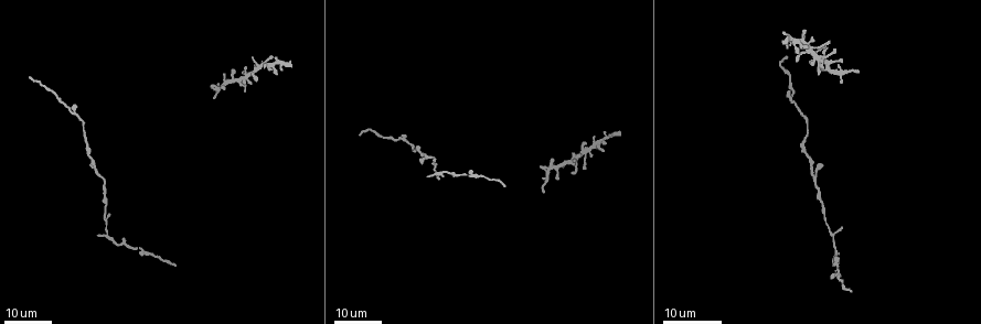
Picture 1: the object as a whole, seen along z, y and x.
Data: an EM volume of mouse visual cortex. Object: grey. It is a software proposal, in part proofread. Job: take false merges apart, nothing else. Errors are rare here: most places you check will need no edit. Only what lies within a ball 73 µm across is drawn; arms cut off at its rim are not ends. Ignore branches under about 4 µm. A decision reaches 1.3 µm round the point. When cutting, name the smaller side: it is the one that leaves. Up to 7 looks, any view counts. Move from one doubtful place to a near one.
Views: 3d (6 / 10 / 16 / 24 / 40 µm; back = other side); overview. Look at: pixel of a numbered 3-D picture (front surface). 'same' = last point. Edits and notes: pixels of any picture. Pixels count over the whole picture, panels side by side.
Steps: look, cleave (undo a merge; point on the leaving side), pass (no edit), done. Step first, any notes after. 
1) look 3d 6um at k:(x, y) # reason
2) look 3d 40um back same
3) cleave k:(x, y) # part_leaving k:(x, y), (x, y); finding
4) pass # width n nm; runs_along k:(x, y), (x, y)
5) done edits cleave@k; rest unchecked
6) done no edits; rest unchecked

look 3d 16um at 1:(836, 247) # thick turns thin

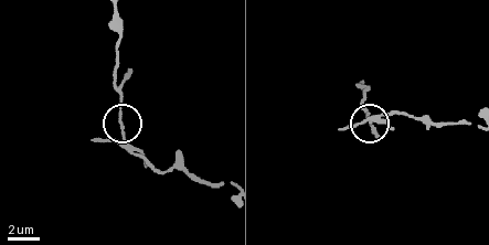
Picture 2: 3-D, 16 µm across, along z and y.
look 3d 10um at 2:(120, 128)

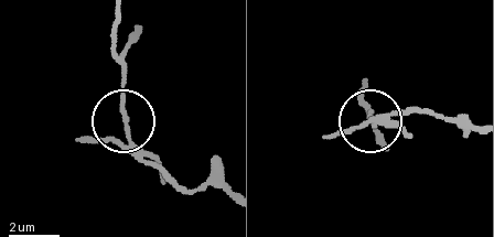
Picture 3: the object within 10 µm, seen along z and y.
cleave 3:(407, 137) # width 140 nm; two cells meet here

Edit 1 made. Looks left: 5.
look overview

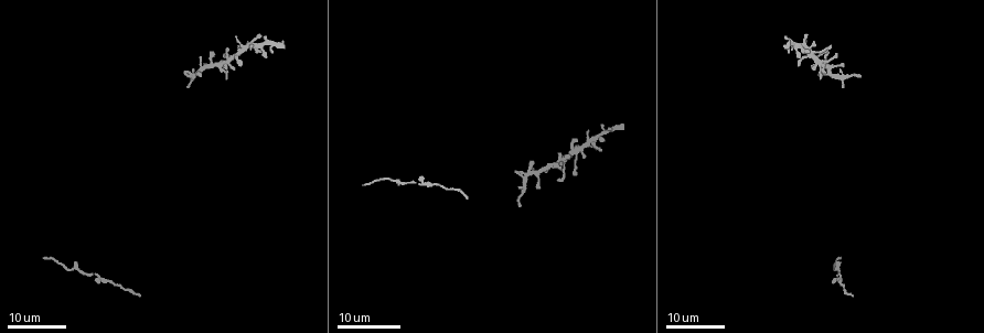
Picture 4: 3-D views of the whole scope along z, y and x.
look 3d 16um at 4:(422, 185) # thick turns thin

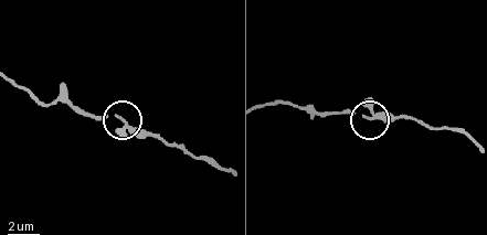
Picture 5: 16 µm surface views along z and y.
look 3d 6um at 5:(371, 119)

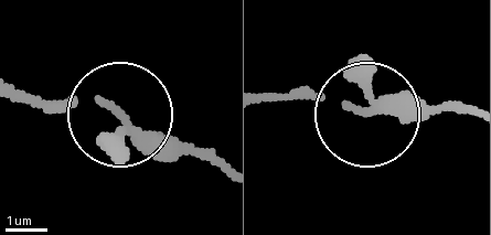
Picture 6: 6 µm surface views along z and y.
pass # width 200 nm; runs_along 6:(262, 99), (469, 109); continuous, no second cell

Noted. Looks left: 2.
look 3d 24um at 4:(576, 155) # thin arm on a thick one

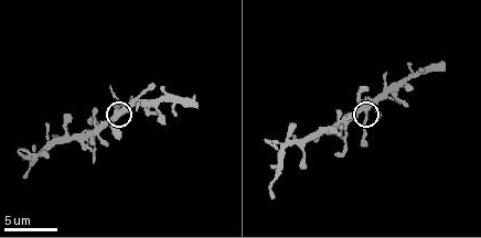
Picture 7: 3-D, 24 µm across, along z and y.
look 3d 6um at 7:(368, 111) # closer look

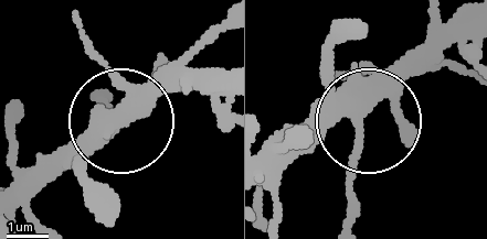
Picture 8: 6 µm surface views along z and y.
pass # arms 5; all the same cell

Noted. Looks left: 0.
done edits cleave@3; rest unchecked

